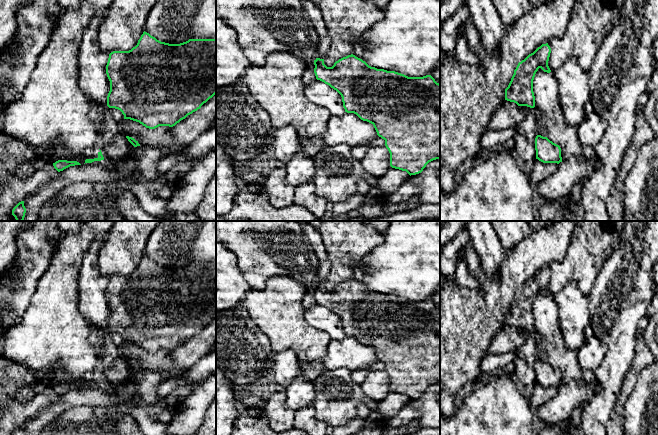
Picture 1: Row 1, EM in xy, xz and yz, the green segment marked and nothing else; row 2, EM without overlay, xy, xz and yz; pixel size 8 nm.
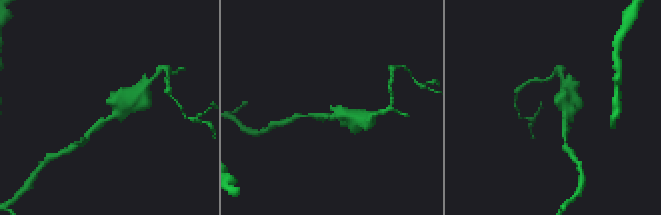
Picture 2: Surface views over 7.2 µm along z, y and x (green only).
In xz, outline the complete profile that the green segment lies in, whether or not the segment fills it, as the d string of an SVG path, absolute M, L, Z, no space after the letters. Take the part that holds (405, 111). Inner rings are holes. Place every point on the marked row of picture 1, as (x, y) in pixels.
M353 54L339 59L332 67L327 67L320 58L314 60L314 65L316 79L341 95L345 112L354 113L371 123L377 135L385 140L392 168L406 171L411 176L421 173L429 162L440 159L440 84L431 75L408 77L395 71L377 69Z

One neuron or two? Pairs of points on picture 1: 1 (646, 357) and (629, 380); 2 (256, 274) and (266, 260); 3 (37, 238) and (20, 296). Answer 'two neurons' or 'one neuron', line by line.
1: one neuron
2: one neuron
3: one neuron

